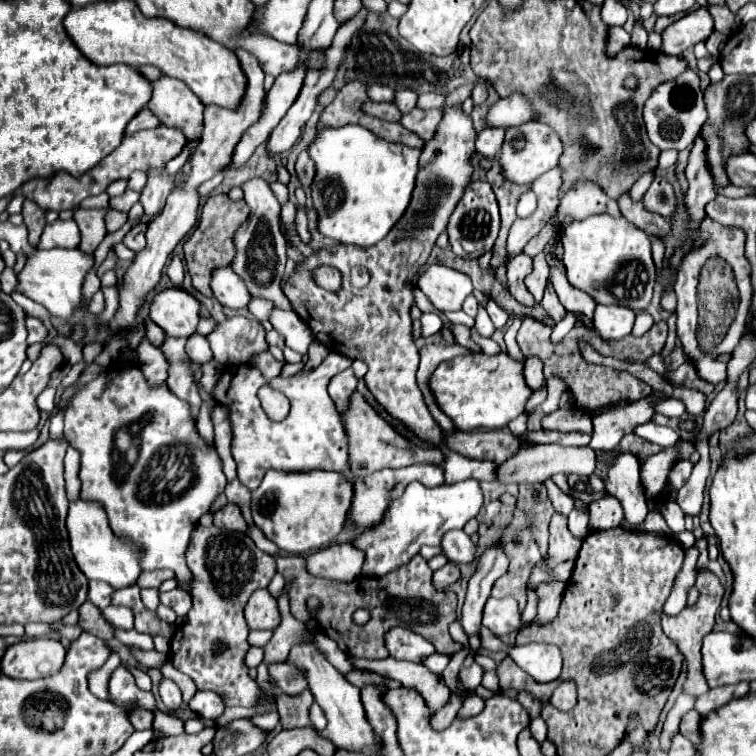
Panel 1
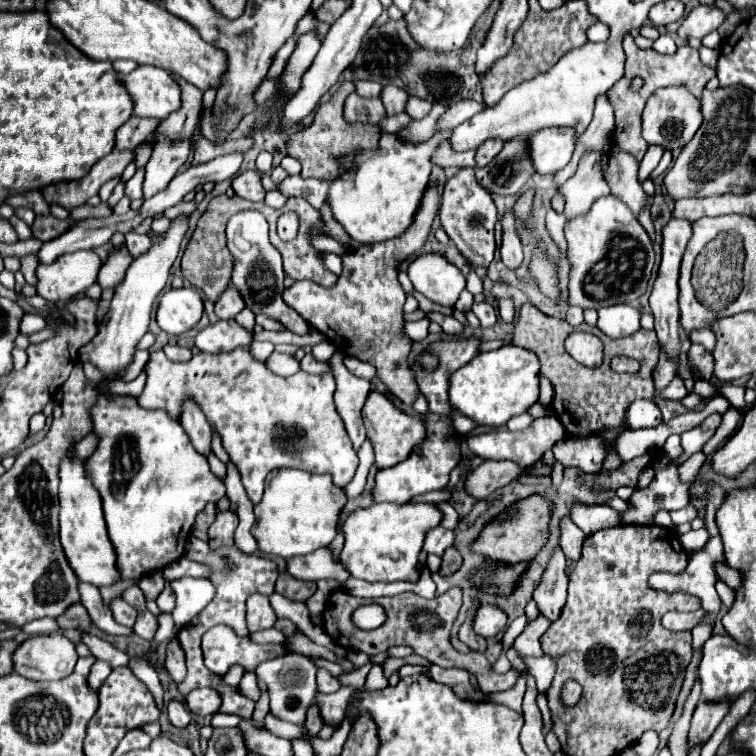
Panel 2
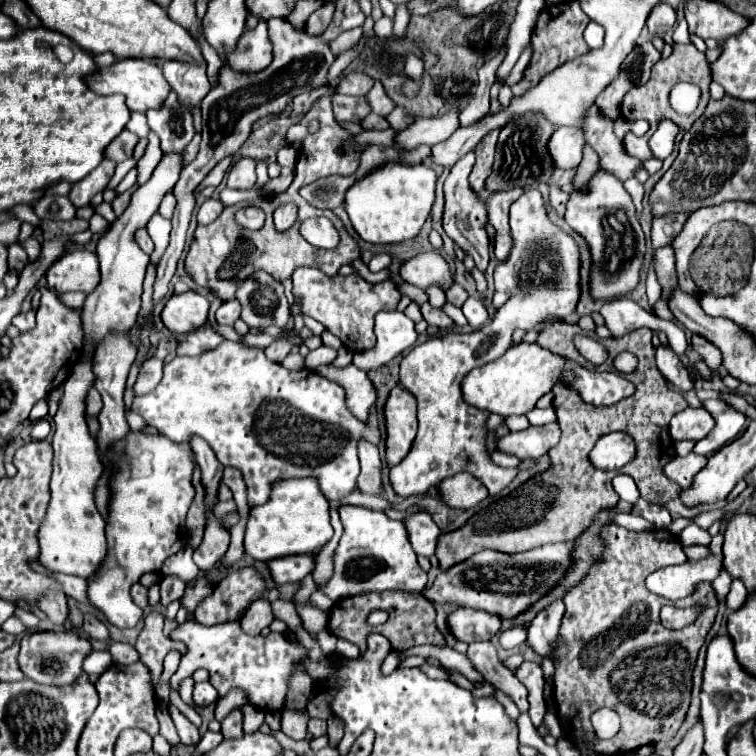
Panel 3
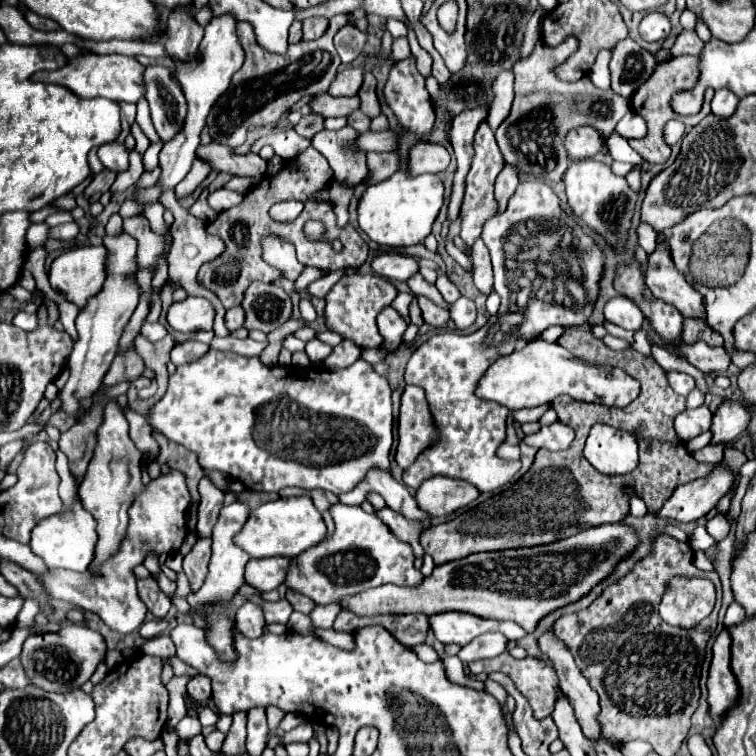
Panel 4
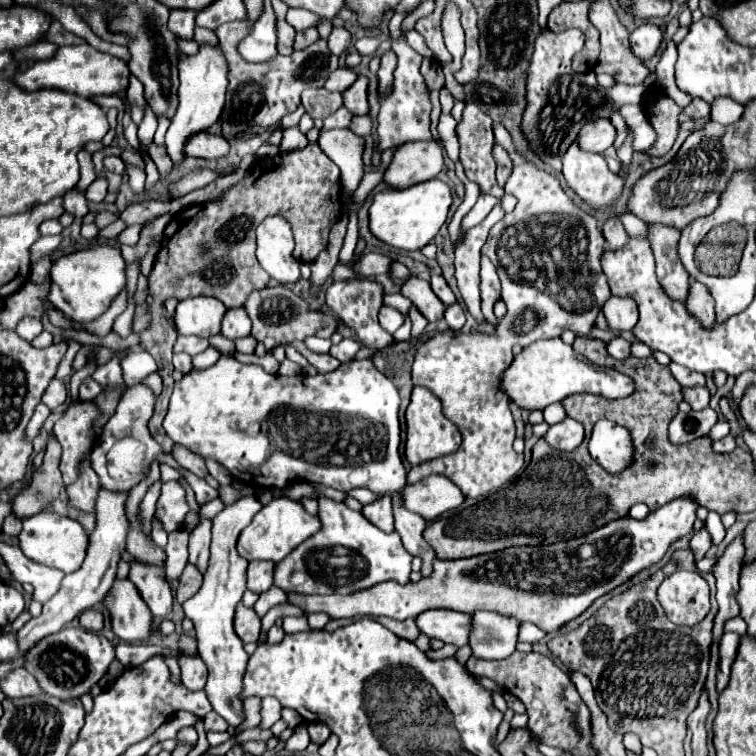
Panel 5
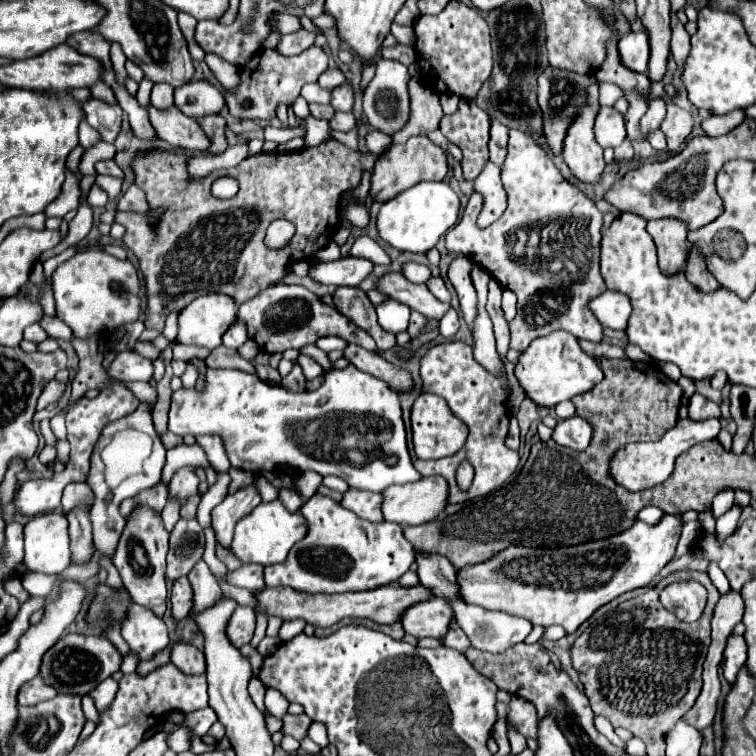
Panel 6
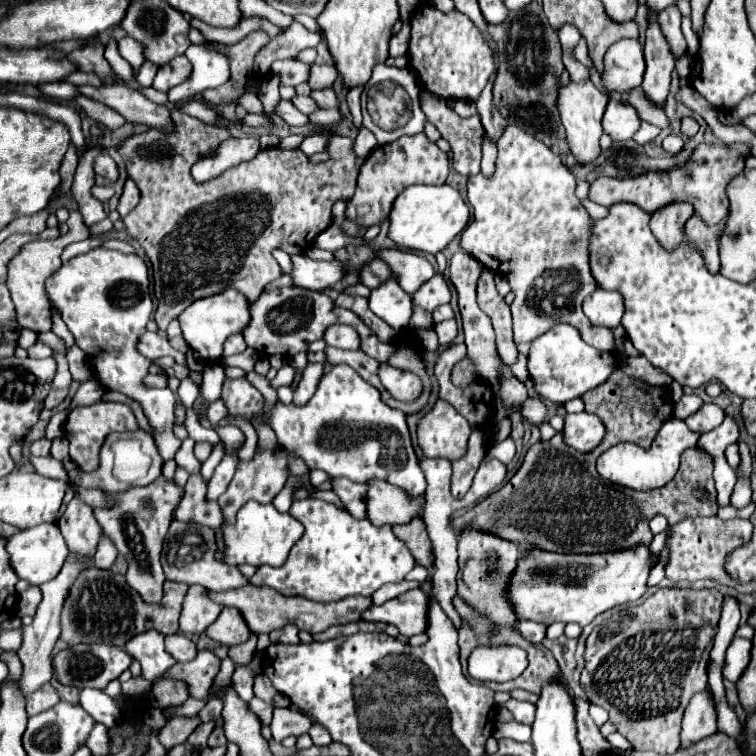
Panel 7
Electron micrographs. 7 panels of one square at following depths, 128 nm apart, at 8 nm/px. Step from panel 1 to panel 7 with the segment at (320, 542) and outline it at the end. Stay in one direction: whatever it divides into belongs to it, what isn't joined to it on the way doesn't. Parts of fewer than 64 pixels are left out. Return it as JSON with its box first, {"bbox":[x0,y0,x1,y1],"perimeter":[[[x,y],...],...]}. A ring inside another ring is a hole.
{"bbox":[224,502,304,566],"perimeter":[[[248,502],[240,508],[236,516],[236,524],[224,524],[224,542],[226,542],[226,564],[252,564],[252,566],[282,566],[288,558],[290,548],[302,538],[304,526],[290,516],[288,512],[278,512],[272,504],[258,504],[258,502]]]}

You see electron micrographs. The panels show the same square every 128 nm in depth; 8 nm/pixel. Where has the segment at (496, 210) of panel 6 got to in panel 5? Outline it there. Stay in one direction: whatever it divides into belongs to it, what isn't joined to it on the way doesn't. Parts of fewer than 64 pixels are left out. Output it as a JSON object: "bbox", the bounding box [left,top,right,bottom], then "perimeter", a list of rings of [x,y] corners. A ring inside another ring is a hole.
{"bbox":[460,194,498,230],"perimeter":[[[480,194],[480,198],[478,198],[478,202],[474,204],[474,208],[462,218],[462,222],[460,222],[460,228],[462,230],[468,230],[470,226],[476,226],[476,224],[480,224],[486,216],[488,216],[488,212],[494,208],[494,204],[496,204],[498,200],[494,198],[494,196],[488,196],[488,194]]]}

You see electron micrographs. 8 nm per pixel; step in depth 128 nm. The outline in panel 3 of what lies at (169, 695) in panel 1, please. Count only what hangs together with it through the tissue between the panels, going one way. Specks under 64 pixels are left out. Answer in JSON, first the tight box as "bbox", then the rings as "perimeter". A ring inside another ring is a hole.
{"bbox":[168,704,200,744],"perimeter":[[[168,704],[168,712],[170,712],[170,718],[172,718],[174,724],[176,724],[180,742],[182,742],[182,744],[198,744],[198,742],[200,742],[198,728],[196,728],[174,704]]]}

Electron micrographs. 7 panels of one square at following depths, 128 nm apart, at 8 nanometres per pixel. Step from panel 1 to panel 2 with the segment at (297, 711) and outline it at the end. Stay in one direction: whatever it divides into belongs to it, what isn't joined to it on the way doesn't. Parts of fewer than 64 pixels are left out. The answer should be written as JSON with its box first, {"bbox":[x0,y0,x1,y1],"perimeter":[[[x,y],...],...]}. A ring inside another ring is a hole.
{"bbox":[304,704,324,734],"perimeter":[[[310,704],[308,712],[306,712],[304,726],[306,726],[306,730],[308,730],[310,734],[318,734],[320,728],[324,726],[324,724],[322,724],[322,718],[320,718],[320,710],[318,710],[314,704]]]}

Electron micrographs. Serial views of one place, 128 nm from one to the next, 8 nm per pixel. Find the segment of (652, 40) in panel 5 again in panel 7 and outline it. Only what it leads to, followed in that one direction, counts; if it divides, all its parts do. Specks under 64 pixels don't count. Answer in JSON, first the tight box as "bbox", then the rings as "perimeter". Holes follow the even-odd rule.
{"bbox":[602,38,644,94],"perimeter":[[[622,38],[606,52],[602,80],[608,90],[626,94],[642,84],[644,68],[644,48],[640,40]]]}

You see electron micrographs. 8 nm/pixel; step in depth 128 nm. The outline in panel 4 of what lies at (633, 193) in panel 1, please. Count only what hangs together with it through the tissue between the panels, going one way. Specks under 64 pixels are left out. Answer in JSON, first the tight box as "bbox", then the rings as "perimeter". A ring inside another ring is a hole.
{"bbox":[664,120,684,146],"perimeter":[[[670,120],[666,126],[664,126],[664,140],[668,146],[674,146],[682,136],[684,136],[684,124],[678,122],[678,120]]]}

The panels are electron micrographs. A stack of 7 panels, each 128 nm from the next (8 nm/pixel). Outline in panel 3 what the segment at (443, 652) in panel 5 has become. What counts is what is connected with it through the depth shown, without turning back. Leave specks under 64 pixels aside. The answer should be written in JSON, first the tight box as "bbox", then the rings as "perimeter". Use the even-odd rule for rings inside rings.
{"bbox":[381,651,401,675],"perimeter":[[[398,651],[391,652],[383,661],[383,664],[381,666],[382,673],[384,675],[391,674],[394,670],[397,669],[401,662],[400,654],[398,654]]]}

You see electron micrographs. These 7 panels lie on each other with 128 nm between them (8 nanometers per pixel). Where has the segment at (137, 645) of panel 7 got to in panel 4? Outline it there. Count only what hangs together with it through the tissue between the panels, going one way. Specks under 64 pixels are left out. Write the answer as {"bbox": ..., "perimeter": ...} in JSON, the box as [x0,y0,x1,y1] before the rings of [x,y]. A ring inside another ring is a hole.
{"bbox":[40,468,190,634],"perimeter":[[[170,468],[168,474],[160,474],[152,478],[142,492],[136,494],[130,510],[128,510],[128,528],[126,536],[120,542],[116,554],[112,554],[106,562],[100,564],[96,572],[70,572],[70,570],[50,570],[48,574],[40,574],[46,592],[52,598],[62,598],[82,610],[98,614],[110,630],[130,634],[138,630],[144,622],[146,606],[136,594],[136,576],[134,568],[144,564],[146,556],[160,556],[172,550],[178,550],[188,534],[186,528],[186,510],[190,506],[190,492],[186,486],[186,476]]]}

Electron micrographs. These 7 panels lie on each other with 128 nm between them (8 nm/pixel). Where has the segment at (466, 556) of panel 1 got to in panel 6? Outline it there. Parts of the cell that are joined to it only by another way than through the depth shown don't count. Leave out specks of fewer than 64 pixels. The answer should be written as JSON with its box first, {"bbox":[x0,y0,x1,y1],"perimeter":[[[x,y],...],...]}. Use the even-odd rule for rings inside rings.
{"bbox":[342,488,384,522],"perimeter":[[[350,488],[346,494],[344,494],[344,500],[342,500],[342,506],[352,510],[356,516],[368,520],[368,522],[384,522],[384,516],[382,516],[382,500],[384,496],[382,494],[372,494],[372,492],[360,492],[356,488]]]}

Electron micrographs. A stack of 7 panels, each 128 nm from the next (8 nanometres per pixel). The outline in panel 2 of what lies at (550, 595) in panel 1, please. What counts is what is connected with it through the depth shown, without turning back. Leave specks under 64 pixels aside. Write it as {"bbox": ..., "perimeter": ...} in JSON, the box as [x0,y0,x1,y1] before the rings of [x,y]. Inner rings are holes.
{"bbox":[514,612,550,656],"perimeter":[[[542,612],[538,614],[536,620],[528,622],[524,632],[514,640],[514,648],[520,652],[520,654],[526,654],[526,656],[542,656],[542,648],[540,648],[540,636],[548,630],[550,626],[550,618],[542,616]]]}

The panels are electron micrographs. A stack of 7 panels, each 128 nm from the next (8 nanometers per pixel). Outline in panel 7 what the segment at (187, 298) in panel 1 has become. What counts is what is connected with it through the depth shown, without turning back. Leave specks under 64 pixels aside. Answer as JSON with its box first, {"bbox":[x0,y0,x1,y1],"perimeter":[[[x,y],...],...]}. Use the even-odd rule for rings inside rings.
{"bbox":[178,290,250,362],"perimeter":[[[228,290],[216,296],[208,296],[208,298],[198,298],[194,300],[186,312],[182,312],[182,316],[178,318],[180,326],[182,326],[182,334],[188,342],[188,346],[200,354],[200,358],[204,362],[218,362],[222,358],[222,344],[230,334],[242,332],[250,320],[248,314],[248,300],[244,300],[244,296],[240,296],[240,292],[236,290]]]}

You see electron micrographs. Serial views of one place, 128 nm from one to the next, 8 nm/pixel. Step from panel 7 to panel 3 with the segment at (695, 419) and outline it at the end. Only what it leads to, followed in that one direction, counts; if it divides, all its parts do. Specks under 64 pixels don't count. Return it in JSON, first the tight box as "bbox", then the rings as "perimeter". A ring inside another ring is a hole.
{"bbox":[656,344,694,392],"perimeter":[[[660,344],[656,348],[656,362],[658,362],[658,368],[662,372],[664,378],[668,378],[676,390],[680,392],[688,392],[694,388],[694,382],[688,374],[688,370],[684,368],[684,364],[680,362],[678,354],[674,354],[674,350],[670,348],[670,344]]]}

